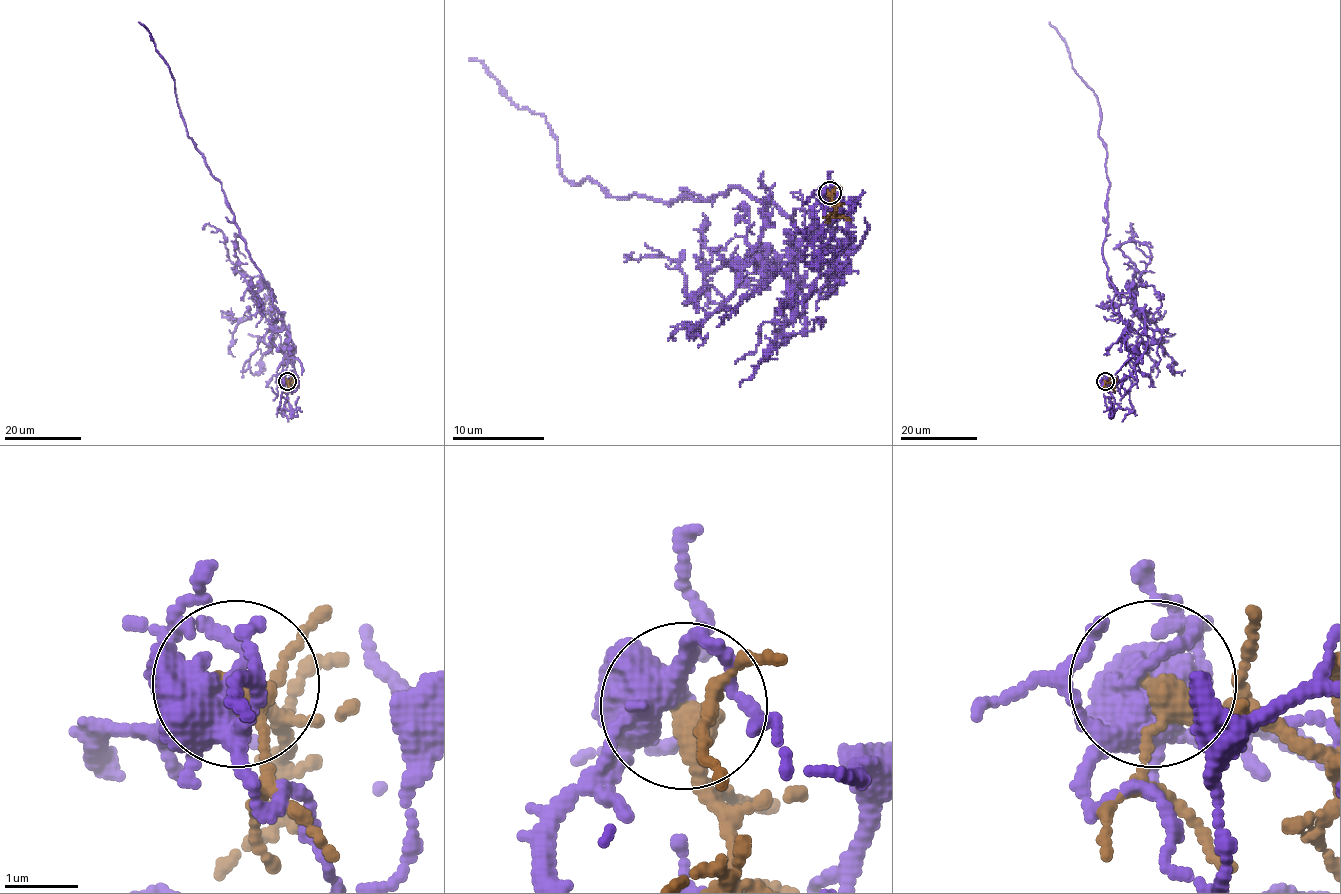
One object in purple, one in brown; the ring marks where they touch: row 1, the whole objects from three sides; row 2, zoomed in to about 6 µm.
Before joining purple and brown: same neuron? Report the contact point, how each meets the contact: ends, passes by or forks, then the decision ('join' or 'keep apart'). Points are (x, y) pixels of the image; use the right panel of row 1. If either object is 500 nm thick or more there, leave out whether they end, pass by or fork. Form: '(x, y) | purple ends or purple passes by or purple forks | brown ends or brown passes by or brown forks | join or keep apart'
(1105, 381) | purple passes by | brown passes by | keep apart

